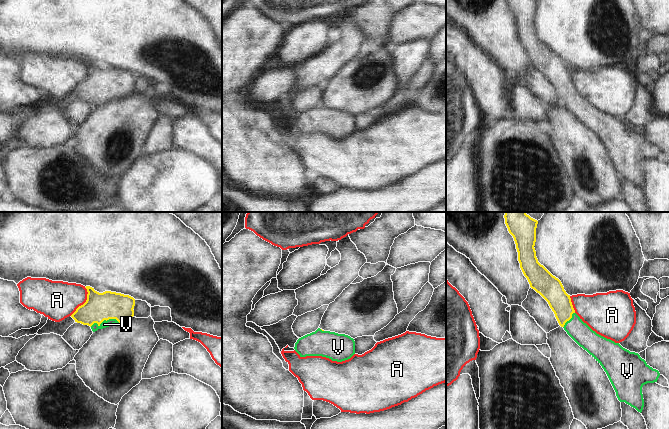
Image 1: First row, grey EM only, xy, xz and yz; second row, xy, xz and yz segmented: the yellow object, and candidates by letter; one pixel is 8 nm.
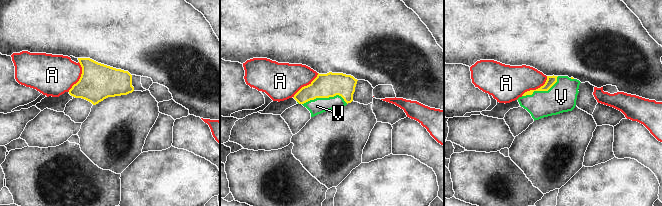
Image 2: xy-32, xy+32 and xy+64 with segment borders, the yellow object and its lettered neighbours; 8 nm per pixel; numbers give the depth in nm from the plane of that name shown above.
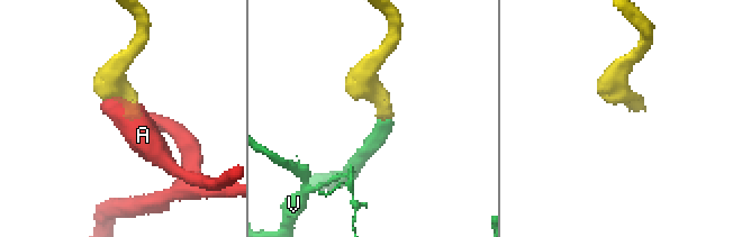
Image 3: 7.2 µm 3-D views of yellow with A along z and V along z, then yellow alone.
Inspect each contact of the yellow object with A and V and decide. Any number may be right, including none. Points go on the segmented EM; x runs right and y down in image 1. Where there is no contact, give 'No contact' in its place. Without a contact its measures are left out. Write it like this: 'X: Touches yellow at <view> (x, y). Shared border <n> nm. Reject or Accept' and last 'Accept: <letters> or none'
A: Touches yellow at xy (85, 302). Shared border 260 nm. Reject
V: Touches yellow at xy (104, 319). Shared border 240 nm. Accept
Accept: V

